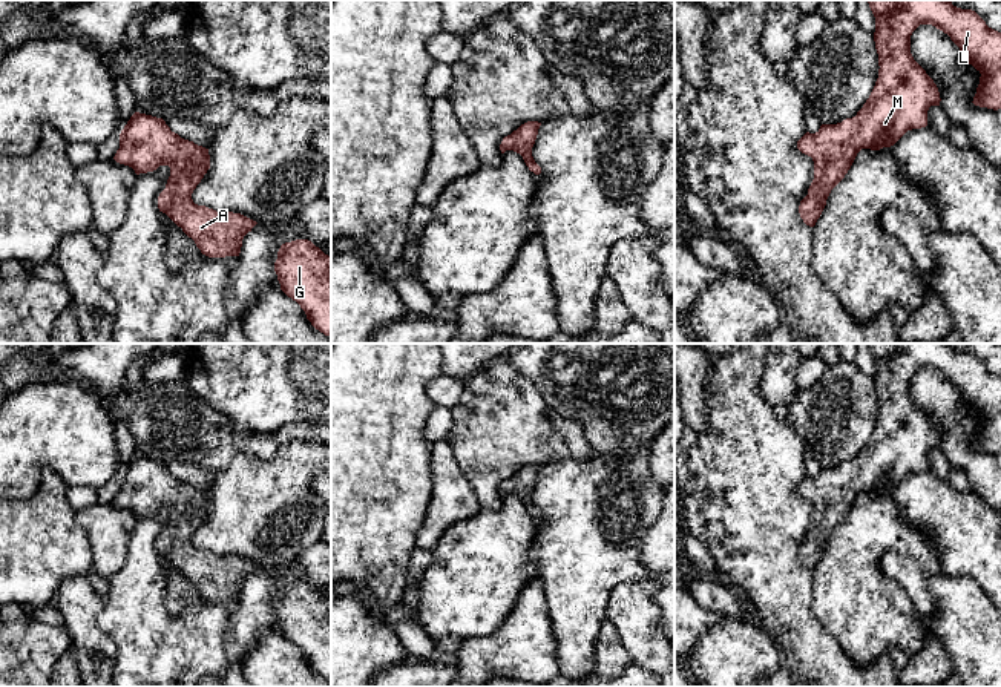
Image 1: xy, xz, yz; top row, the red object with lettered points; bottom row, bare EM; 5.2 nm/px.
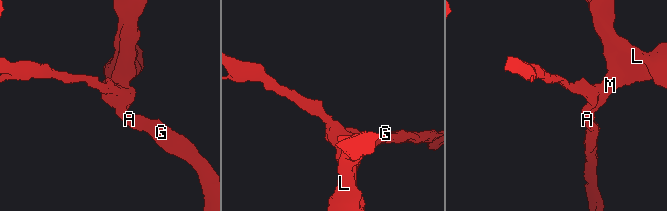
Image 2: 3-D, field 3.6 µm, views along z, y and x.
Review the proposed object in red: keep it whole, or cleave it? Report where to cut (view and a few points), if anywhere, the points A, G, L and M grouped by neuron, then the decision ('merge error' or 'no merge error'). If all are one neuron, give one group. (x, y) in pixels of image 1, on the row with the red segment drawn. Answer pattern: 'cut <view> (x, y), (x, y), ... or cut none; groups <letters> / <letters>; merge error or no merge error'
cut none; groups A G L M; no merge error

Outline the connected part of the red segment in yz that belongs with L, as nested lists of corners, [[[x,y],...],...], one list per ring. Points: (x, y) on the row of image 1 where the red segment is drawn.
[[[868,0],[868,3],[875,17],[874,41],[880,66],[869,98],[855,117],[837,124],[822,124],[816,133],[806,132],[797,141],[797,149],[814,161],[814,179],[799,205],[800,218],[809,227],[816,225],[831,190],[845,178],[862,149],[880,150],[894,146],[907,130],[926,127],[929,107],[940,106],[937,84],[911,54],[911,35],[920,25],[932,25],[947,34],[967,63],[981,74],[972,103],[993,110],[1001,109],[1001,32],[989,28],[975,11],[957,8],[950,0]]]

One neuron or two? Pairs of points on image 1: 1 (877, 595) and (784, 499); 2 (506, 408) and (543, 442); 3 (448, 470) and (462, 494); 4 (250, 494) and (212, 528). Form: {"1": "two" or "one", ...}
{"1": "two", "2": "one", "3": "one", "4": "one"}

